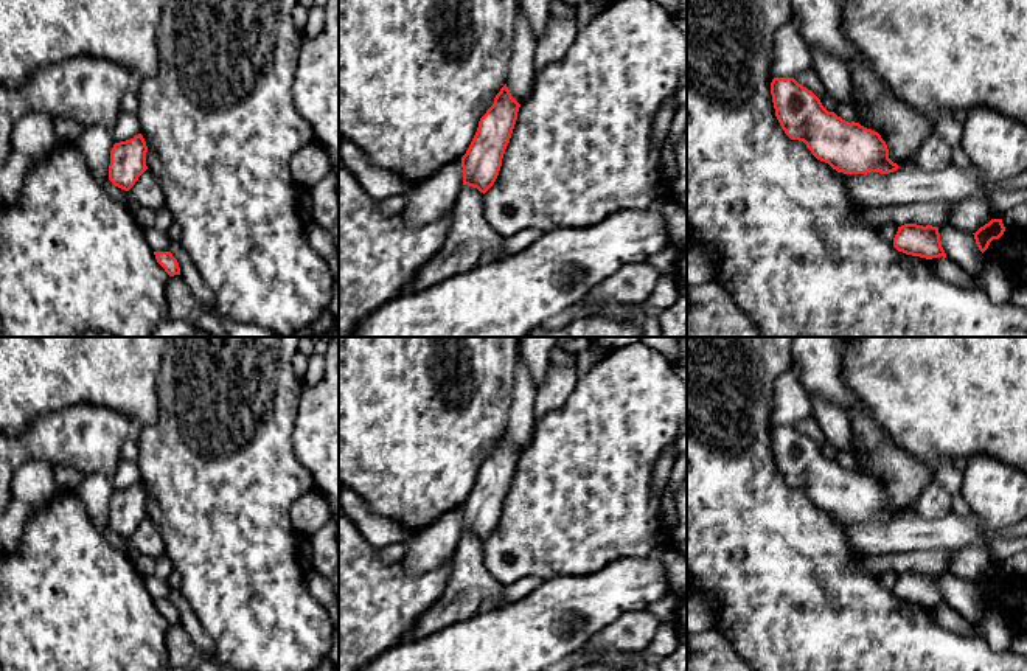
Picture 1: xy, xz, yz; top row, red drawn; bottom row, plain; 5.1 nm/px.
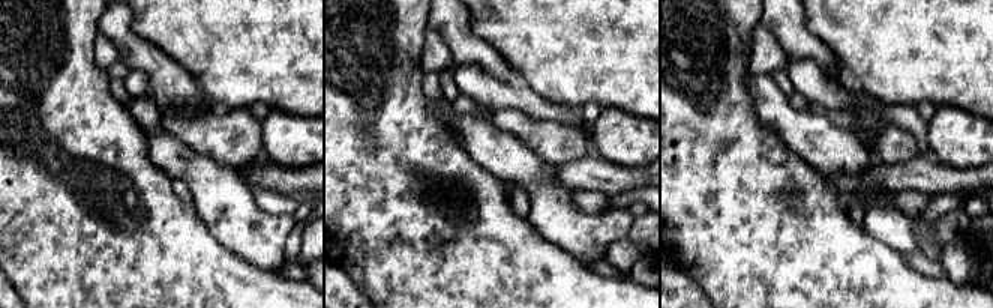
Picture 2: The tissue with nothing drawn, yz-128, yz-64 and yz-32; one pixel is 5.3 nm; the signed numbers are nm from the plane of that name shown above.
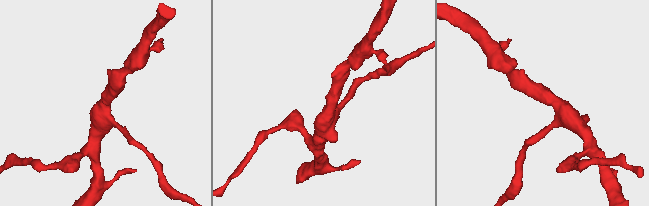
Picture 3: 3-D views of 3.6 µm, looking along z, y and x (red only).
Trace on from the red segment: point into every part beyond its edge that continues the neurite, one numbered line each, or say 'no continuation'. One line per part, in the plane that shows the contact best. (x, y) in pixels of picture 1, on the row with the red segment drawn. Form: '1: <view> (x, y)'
no continuation

